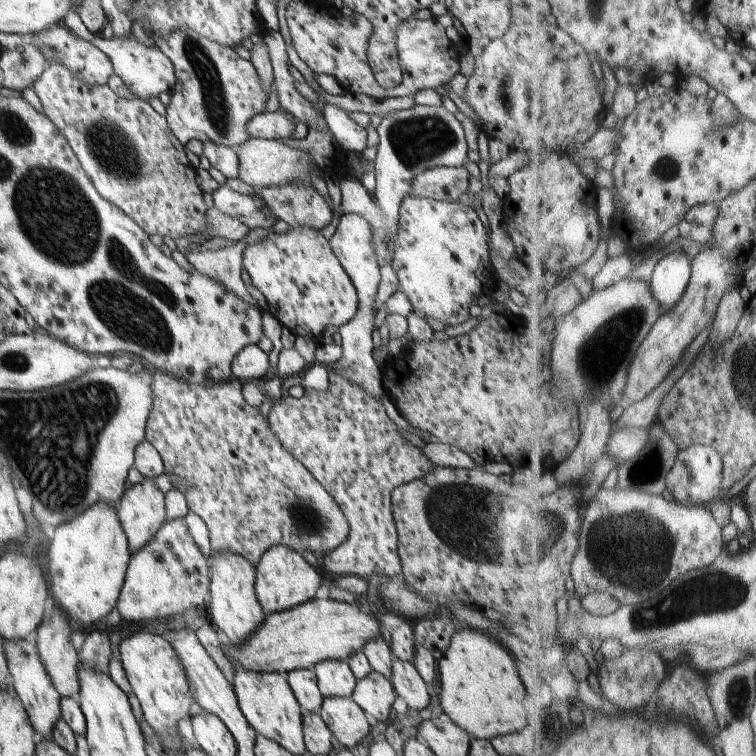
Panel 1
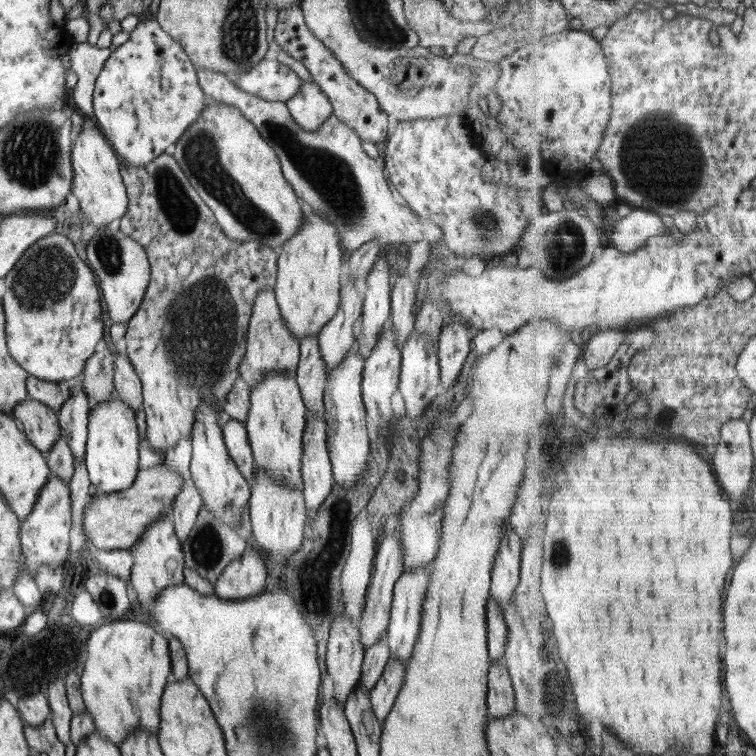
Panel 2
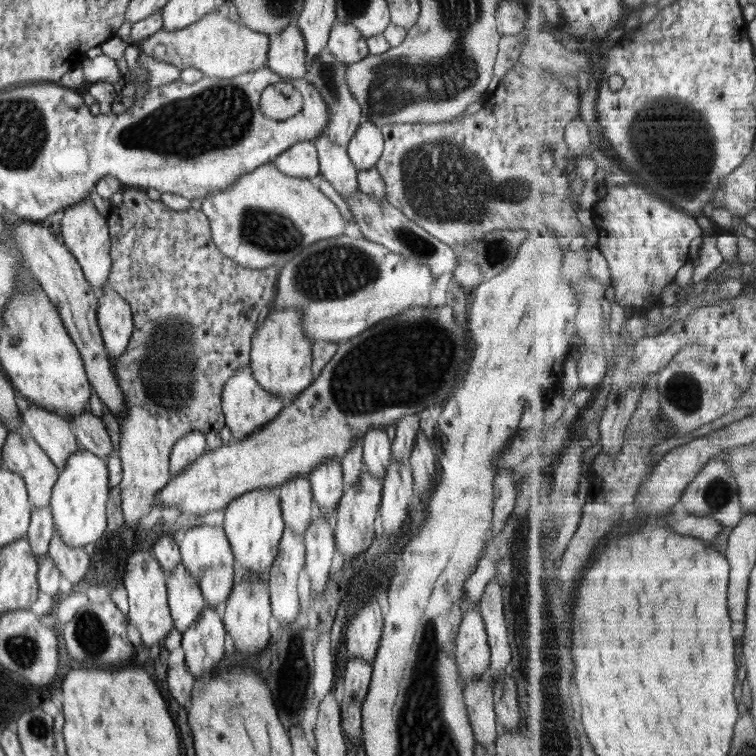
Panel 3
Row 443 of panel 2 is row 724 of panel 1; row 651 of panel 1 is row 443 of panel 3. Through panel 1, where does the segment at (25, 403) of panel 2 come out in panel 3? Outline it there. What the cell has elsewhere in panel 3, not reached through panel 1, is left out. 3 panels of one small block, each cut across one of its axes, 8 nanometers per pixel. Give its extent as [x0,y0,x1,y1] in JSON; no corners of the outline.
[2,420,61,508]

